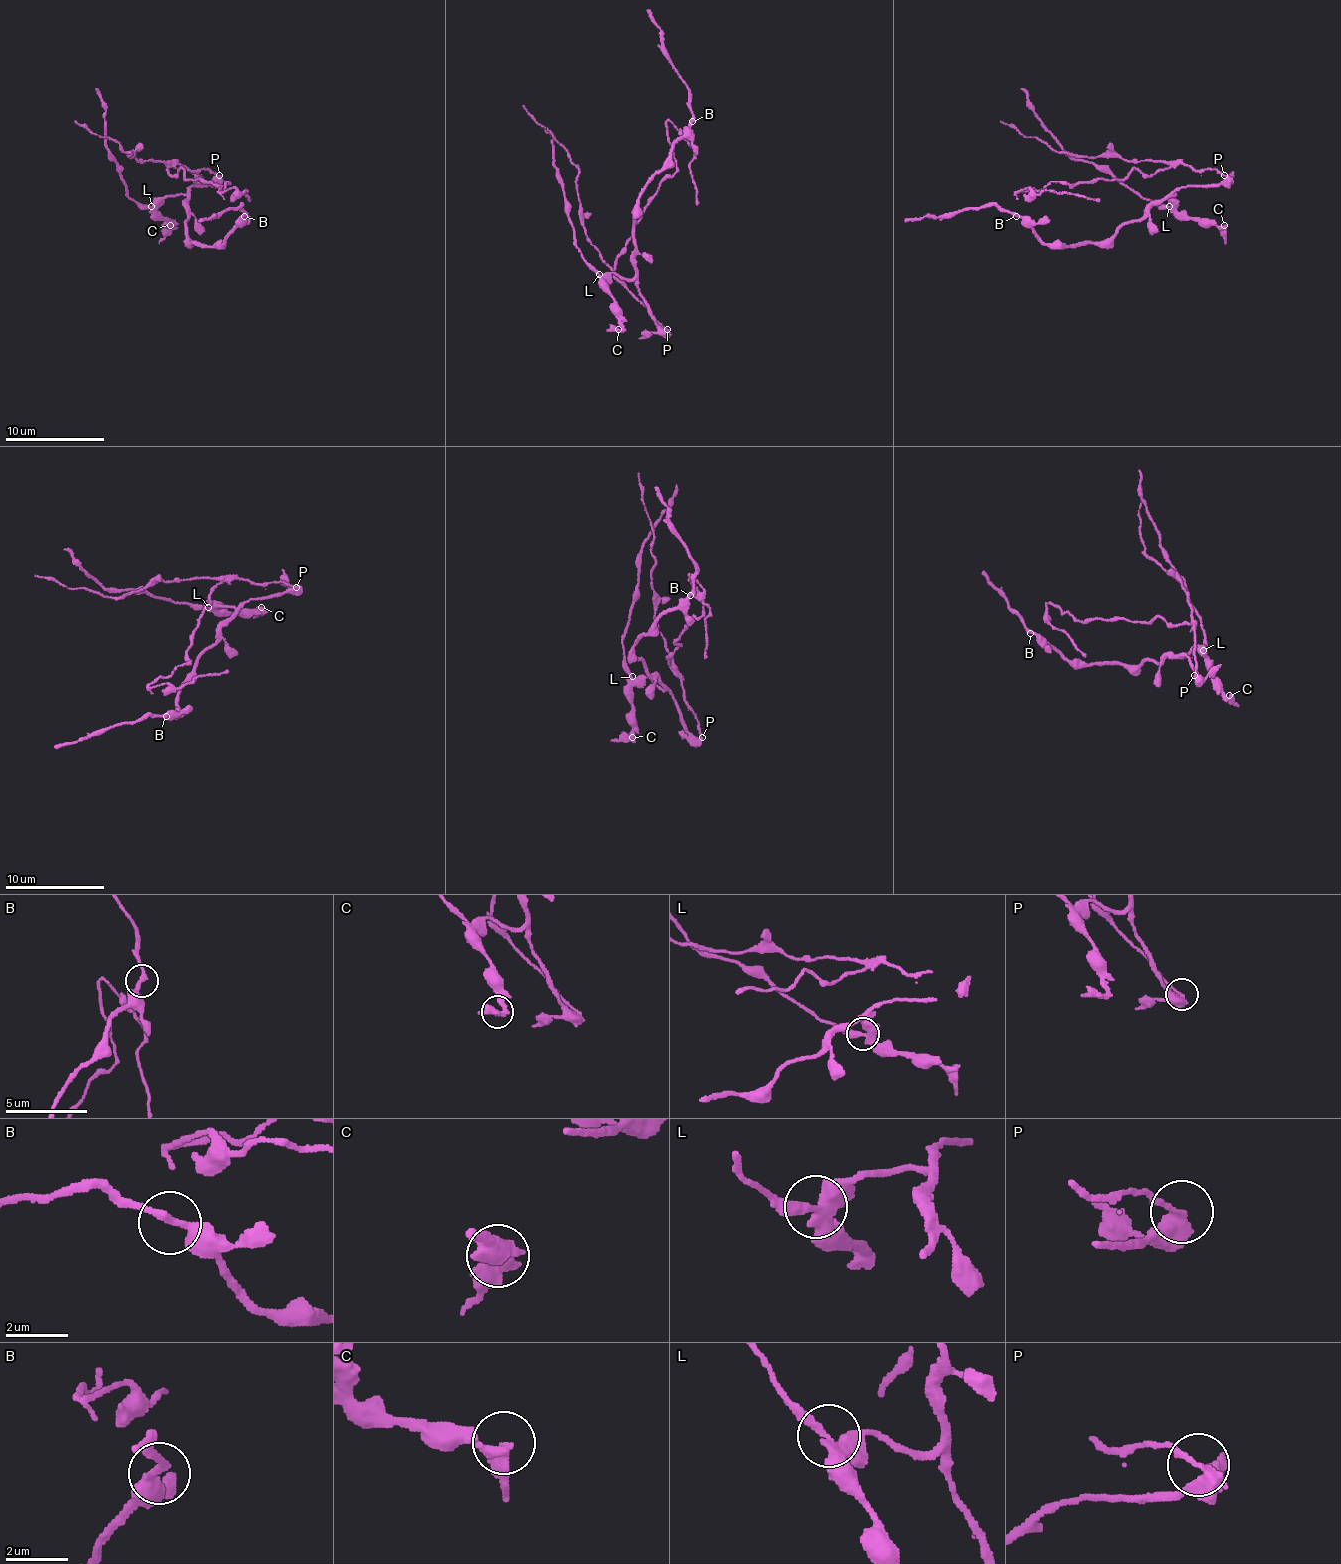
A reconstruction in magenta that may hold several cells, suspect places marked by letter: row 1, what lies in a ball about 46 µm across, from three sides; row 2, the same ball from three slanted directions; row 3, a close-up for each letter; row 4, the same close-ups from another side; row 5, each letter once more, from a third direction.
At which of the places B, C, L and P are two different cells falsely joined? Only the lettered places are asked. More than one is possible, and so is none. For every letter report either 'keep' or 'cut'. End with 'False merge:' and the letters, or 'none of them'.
B: keep
C: keep
L: cut
P: cut
False merge: L, P

